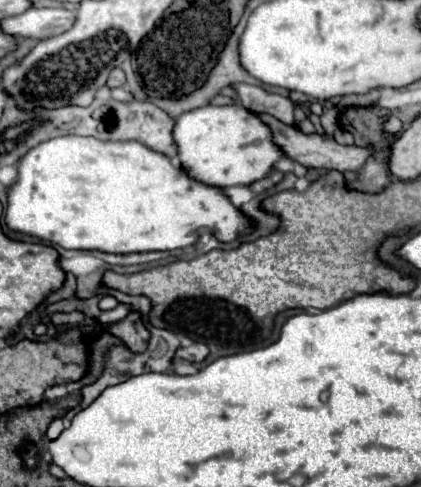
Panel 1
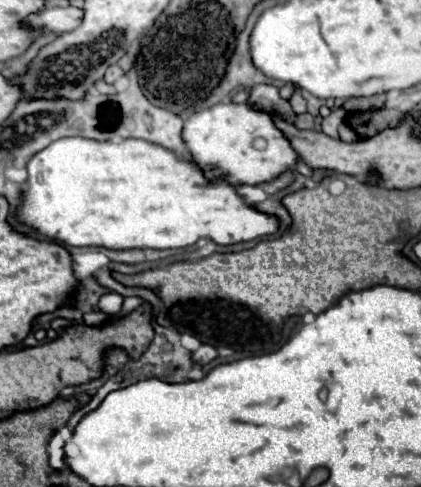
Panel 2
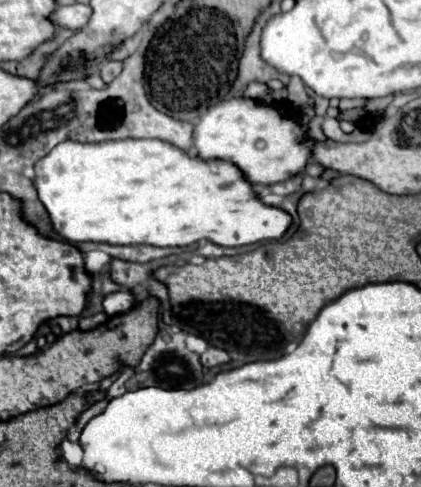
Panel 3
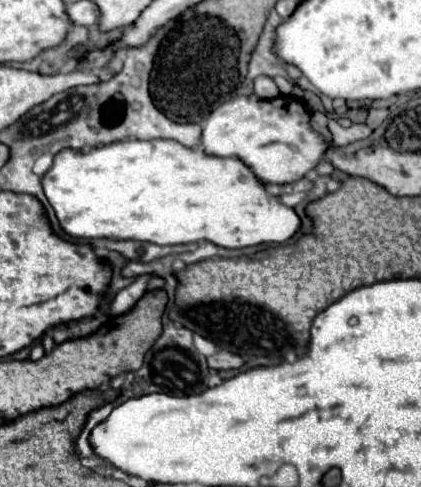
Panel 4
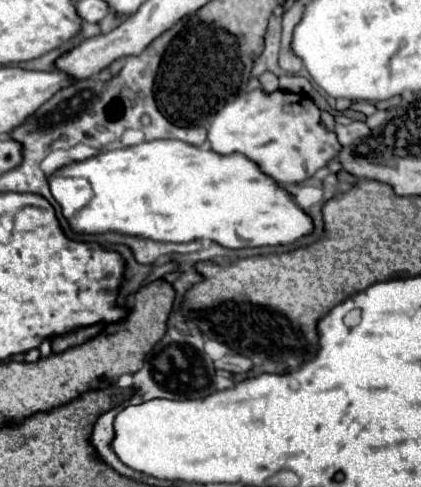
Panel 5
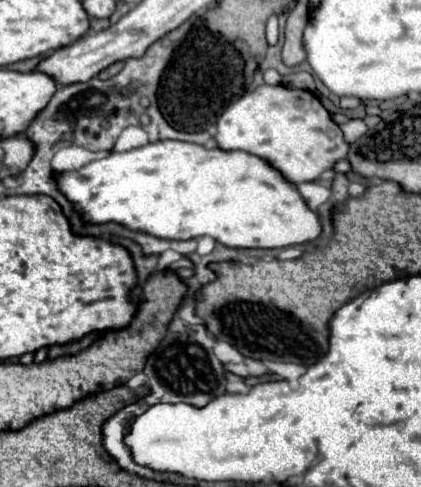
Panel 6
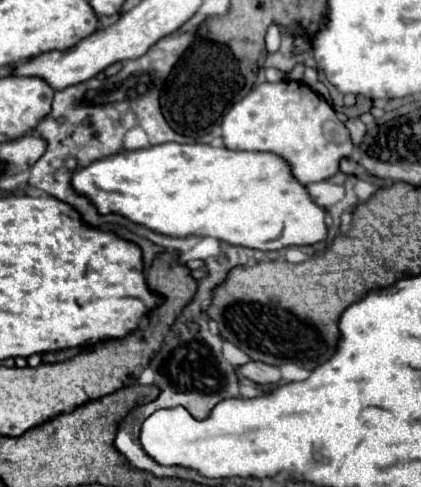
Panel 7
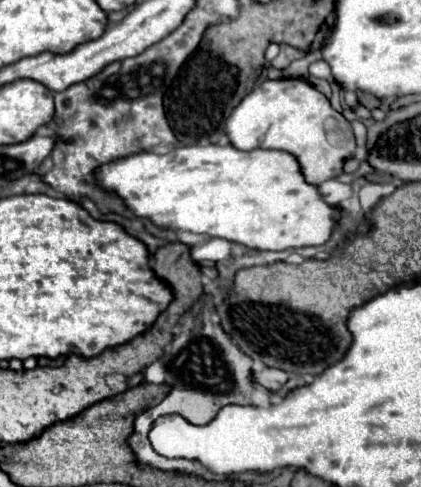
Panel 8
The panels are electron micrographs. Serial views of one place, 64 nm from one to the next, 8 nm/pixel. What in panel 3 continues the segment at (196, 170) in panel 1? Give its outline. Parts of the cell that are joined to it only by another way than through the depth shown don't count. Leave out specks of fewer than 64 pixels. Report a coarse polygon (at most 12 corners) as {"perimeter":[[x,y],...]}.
{"perimeter":[[230,98],[194,124],[200,158],[252,184],[302,174],[312,152],[288,102]]}

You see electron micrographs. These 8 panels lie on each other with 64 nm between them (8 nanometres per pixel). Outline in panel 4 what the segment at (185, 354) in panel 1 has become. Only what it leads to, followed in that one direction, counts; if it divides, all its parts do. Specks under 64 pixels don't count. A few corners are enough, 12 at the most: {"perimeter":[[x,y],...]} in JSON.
{"perimeter":[[222,350],[210,356],[208,364],[216,370],[238,370],[244,360]]}

